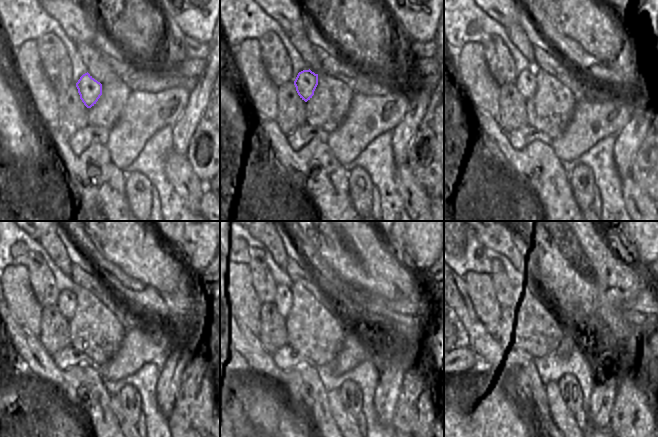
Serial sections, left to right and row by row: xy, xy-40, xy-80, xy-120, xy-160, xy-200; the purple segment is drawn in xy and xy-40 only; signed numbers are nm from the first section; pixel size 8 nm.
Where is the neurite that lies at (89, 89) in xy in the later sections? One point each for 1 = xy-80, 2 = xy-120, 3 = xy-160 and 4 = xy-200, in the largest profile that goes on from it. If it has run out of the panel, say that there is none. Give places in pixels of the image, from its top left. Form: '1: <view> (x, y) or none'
1: xy-80 (525, 81)
2: xy-120 (66, 303)
3: xy-160 (283, 299)
4: xy-200 (503, 288)

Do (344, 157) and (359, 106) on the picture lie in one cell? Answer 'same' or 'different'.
same

